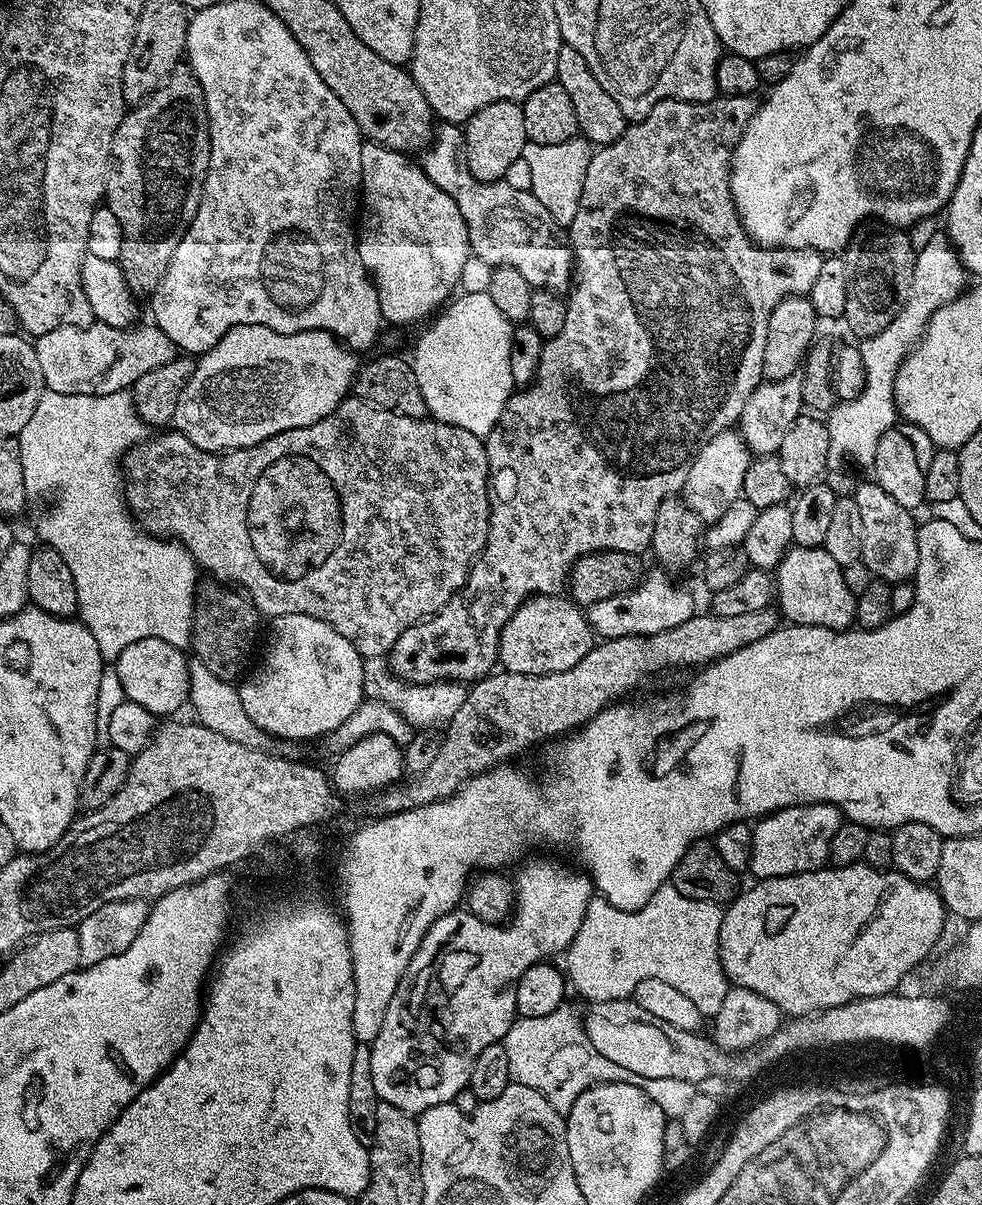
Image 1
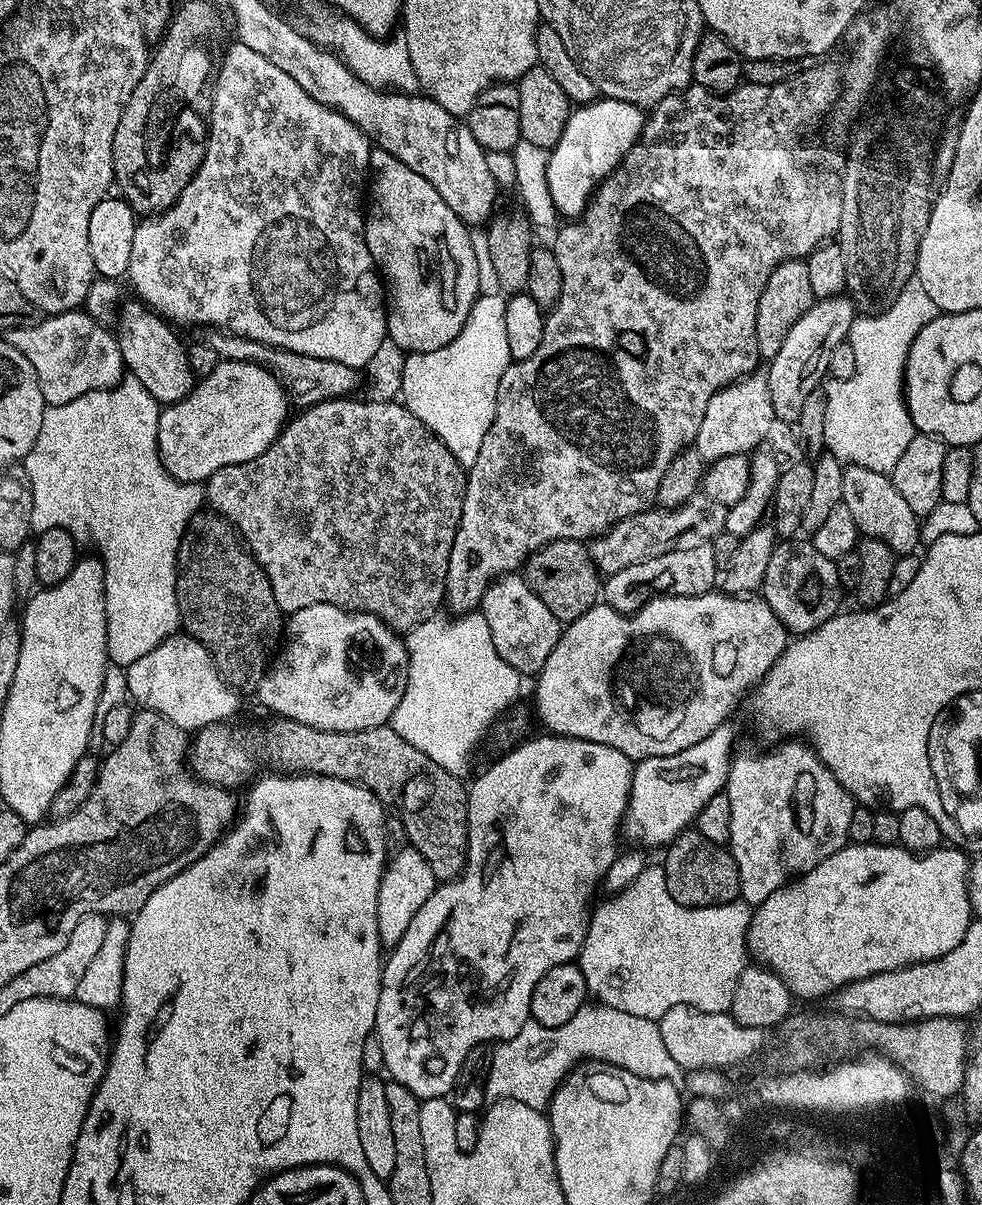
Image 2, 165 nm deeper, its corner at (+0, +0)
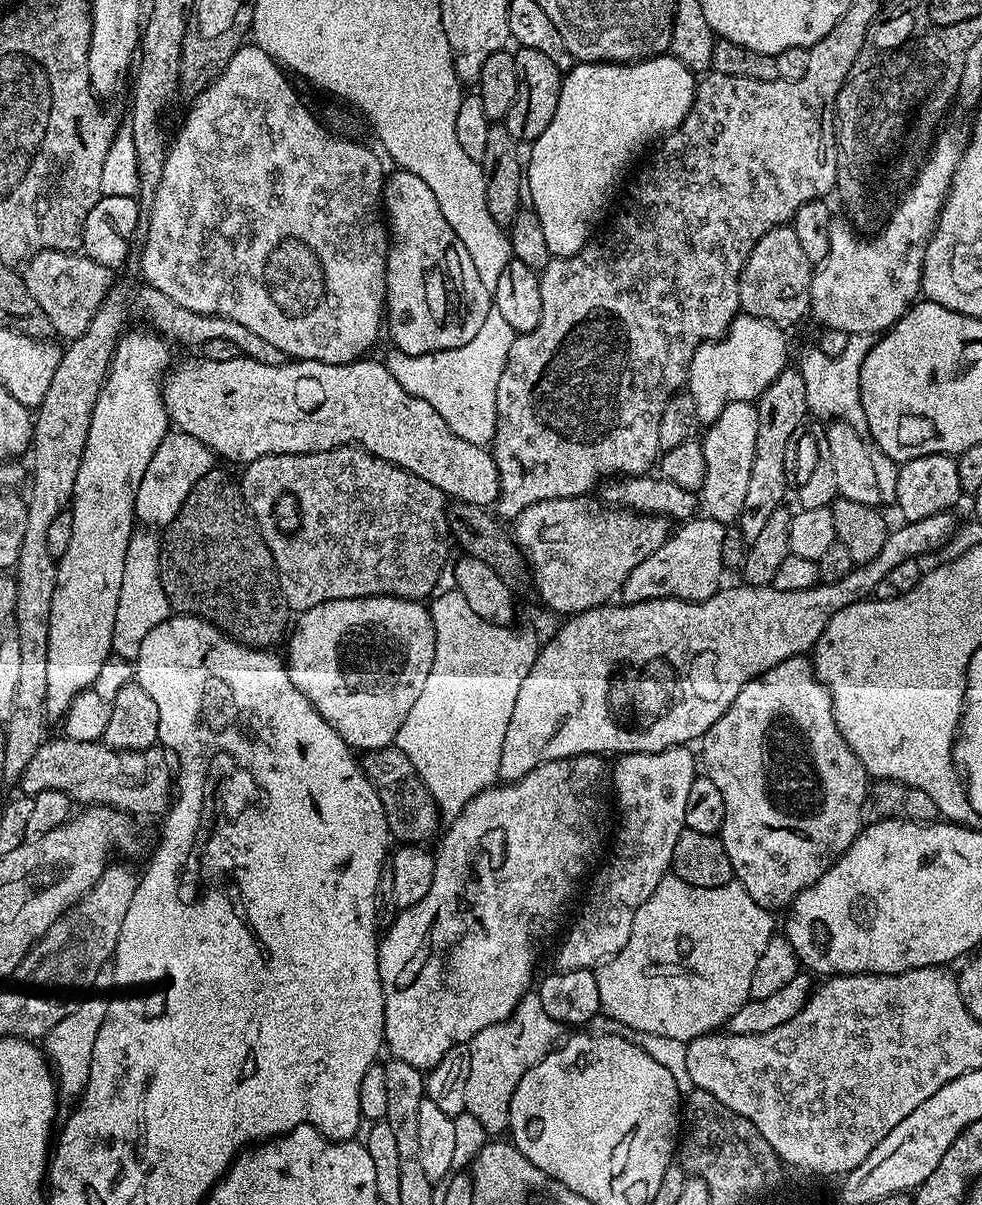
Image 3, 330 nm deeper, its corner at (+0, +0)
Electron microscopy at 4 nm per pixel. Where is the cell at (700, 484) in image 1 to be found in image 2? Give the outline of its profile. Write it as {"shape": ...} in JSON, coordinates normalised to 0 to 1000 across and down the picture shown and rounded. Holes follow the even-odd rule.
{"shape":[[[765,310],[725,328],[719,344],[715,344],[715,354],[711,354],[707,371],[719,383],[739,380],[743,377],[762,377],[777,369],[774,368],[781,363],[789,349],[790,341],[784,334],[781,315],[774,310]]]}

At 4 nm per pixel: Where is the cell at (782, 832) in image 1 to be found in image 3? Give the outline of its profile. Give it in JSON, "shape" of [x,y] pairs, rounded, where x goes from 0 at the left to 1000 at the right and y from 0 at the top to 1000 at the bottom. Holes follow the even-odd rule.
{"shape":[[[822,544],[805,544],[800,546],[800,549],[792,549],[792,553],[788,553],[764,566],[760,566],[760,569],[756,569],[752,579],[747,579],[747,583],[743,584],[743,589],[739,589],[739,593],[735,593],[735,596],[731,596],[731,599],[727,599],[727,602],[723,602],[723,606],[715,612],[716,617],[716,640],[730,651],[731,656],[735,656],[735,663],[739,666],[739,679],[731,693],[739,702],[739,709],[743,709],[746,728],[757,735],[760,742],[764,742],[764,745],[768,745],[768,749],[772,749],[772,752],[783,755],[801,754],[808,745],[818,737],[824,737],[826,734],[833,732],[833,729],[837,729],[837,725],[841,725],[841,722],[849,716],[851,711],[857,710],[867,702],[878,686],[876,682],[878,666],[886,663],[884,640],[880,638],[878,632],[874,632],[870,622],[866,622],[866,619],[862,619],[862,612],[857,612],[857,609],[849,599],[845,576],[839,567],[832,563],[831,557],[827,555],[826,547]]]}

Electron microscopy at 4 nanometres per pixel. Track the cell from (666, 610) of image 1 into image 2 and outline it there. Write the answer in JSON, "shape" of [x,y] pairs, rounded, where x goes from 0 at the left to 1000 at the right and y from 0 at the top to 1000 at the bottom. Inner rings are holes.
{"shape":[[[724,451],[704,454],[703,456],[684,456],[673,462],[637,470],[620,477],[613,485],[613,498],[630,508],[649,508],[666,495],[710,495],[726,490],[731,485],[731,472],[727,466]]]}

